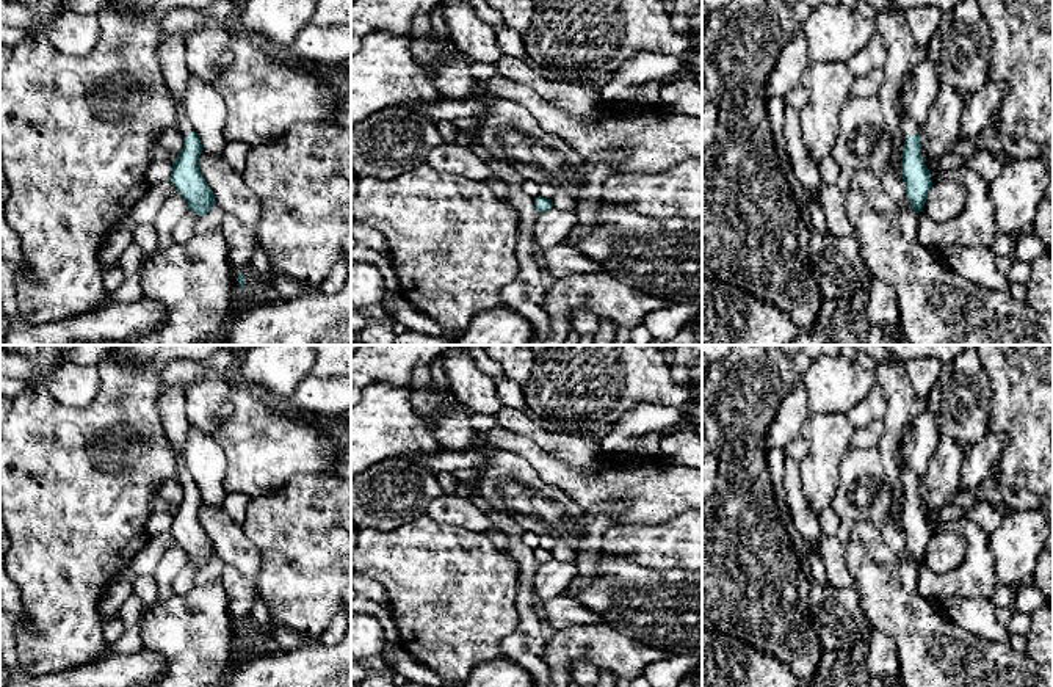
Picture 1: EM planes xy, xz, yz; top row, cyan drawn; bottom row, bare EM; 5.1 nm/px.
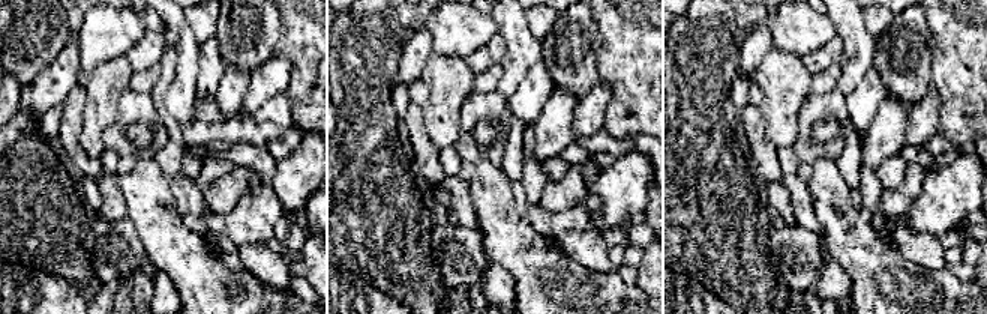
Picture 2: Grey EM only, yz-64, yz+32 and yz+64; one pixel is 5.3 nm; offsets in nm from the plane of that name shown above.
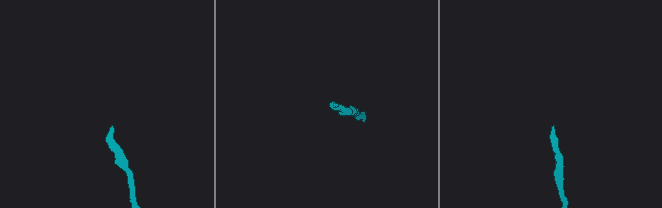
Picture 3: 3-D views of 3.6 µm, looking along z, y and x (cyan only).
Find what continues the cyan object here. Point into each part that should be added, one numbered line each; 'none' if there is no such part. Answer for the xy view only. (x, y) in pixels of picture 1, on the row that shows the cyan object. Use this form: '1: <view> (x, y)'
1: xy (171, 52)

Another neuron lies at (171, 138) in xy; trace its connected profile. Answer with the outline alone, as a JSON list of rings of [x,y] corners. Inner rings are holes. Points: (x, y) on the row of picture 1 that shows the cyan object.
[[[169,127],[160,135],[158,144],[177,155],[183,149],[183,136],[177,127]]]

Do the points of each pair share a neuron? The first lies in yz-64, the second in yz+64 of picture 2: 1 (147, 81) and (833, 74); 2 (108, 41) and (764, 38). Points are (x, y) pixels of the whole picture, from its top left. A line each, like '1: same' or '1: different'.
1: same
2: different

